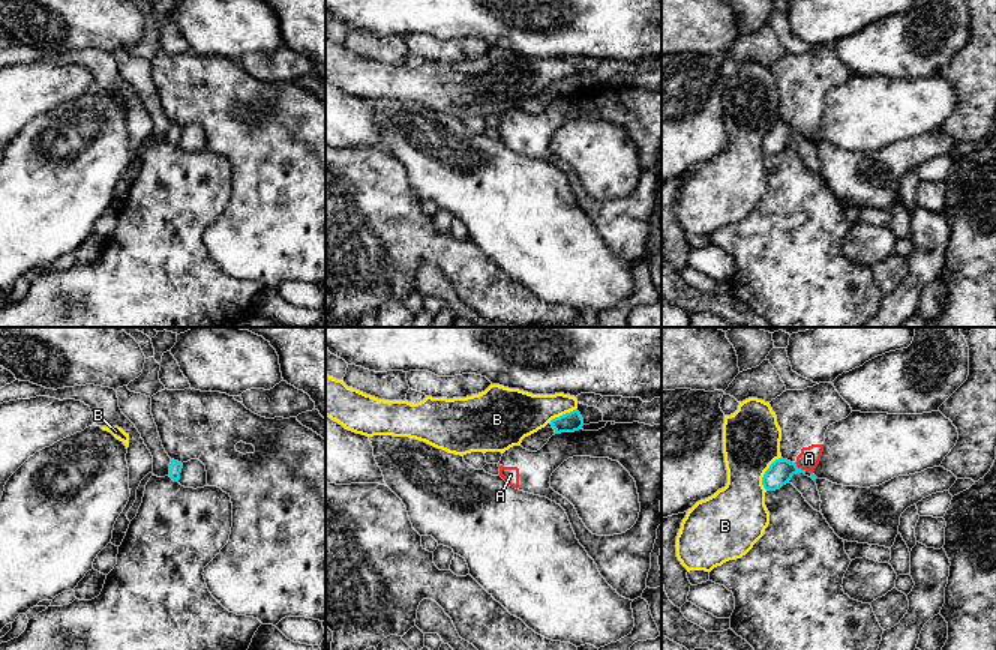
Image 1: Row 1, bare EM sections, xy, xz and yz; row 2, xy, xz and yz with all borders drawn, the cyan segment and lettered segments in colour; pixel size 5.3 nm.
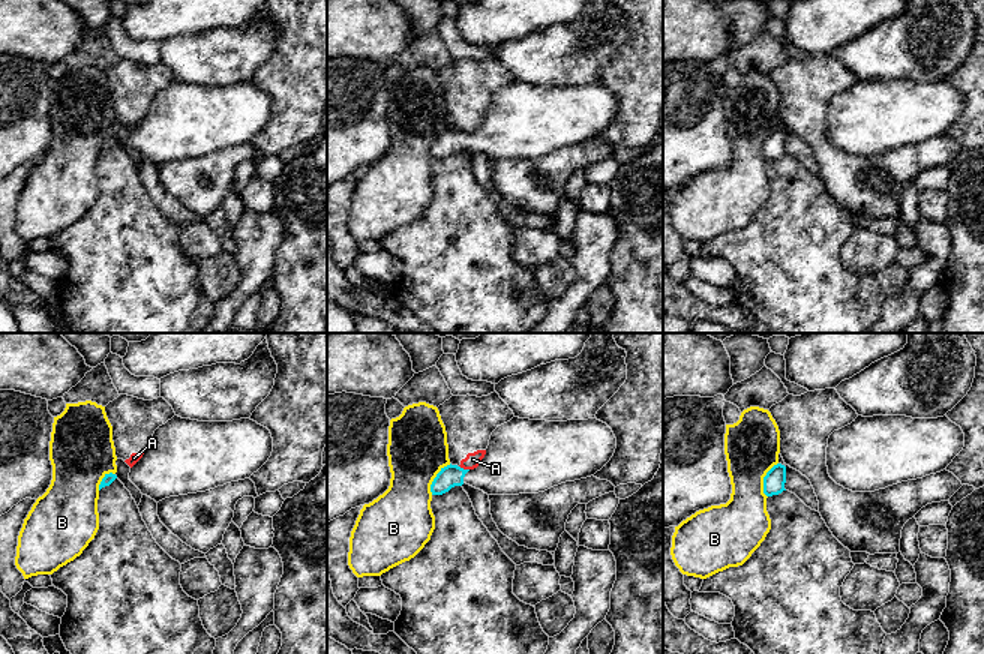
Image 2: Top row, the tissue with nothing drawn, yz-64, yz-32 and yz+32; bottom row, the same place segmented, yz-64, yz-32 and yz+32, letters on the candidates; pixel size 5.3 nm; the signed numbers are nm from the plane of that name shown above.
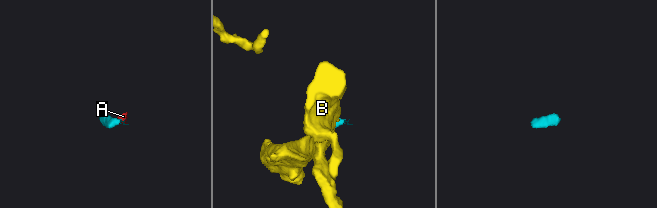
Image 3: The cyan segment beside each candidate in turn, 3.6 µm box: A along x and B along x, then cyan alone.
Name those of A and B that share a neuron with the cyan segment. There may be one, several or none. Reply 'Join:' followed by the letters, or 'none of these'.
Join: none of these

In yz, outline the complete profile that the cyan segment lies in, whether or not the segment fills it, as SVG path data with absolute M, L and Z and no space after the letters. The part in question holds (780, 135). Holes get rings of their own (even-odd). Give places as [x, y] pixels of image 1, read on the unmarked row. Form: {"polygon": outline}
{"polygon": "M778 122L765 135L762 149L766 155L780 153L783 149L789 147L796 137L806 137L806 134L798 132L795 126Z"}

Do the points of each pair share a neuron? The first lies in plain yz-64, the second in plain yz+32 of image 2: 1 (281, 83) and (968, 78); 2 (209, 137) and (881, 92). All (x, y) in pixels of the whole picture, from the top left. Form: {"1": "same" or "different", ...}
{"1": "same", "2": "same"}

